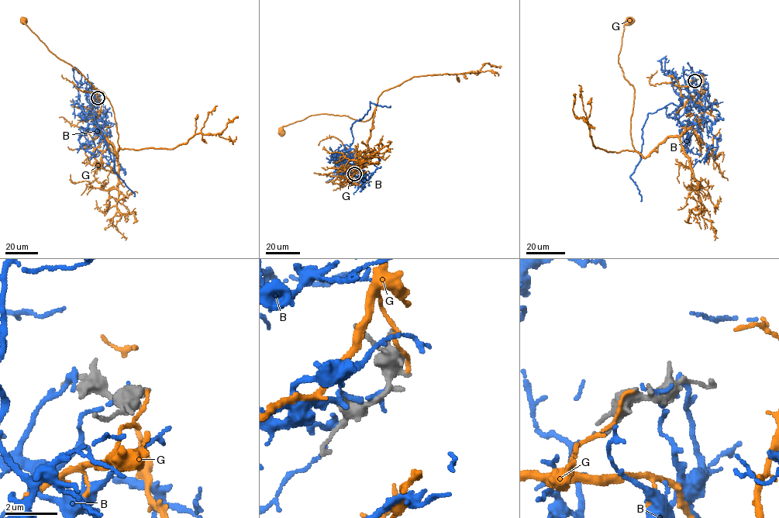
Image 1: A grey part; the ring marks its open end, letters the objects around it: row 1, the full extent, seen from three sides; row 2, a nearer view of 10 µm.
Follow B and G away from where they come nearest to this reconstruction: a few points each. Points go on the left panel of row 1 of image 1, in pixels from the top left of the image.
B: (98, 97), (88, 113), (90, 110), (94, 115), (93, 123), (100, 126), (97, 132), (106, 139), (125, 175)
G: (99, 96), (88, 112), (117, 157), (118, 132), (109, 100), (51, 52), (23, 20)

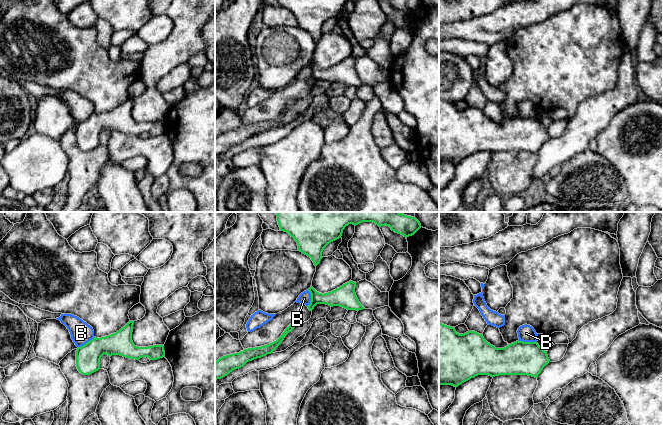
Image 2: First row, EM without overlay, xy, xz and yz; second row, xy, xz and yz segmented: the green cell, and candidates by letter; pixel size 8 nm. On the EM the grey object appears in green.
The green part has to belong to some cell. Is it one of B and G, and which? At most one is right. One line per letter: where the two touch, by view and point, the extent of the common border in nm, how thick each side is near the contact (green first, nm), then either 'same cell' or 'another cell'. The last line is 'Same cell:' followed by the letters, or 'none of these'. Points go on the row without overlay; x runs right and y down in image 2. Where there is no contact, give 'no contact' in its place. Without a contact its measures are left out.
B: yz (527, 118) | 150 nm | 280/140 nm | another cell
G: no contact | another cell
Same cell: none of these

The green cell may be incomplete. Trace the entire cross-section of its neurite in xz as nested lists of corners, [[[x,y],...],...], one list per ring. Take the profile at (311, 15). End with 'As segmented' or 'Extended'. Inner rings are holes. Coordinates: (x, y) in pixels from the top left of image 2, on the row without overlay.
[[[278,0],[281,7],[287,8],[297,18],[298,27],[311,34],[317,42],[324,24],[341,14],[349,0]]]. As segmented

